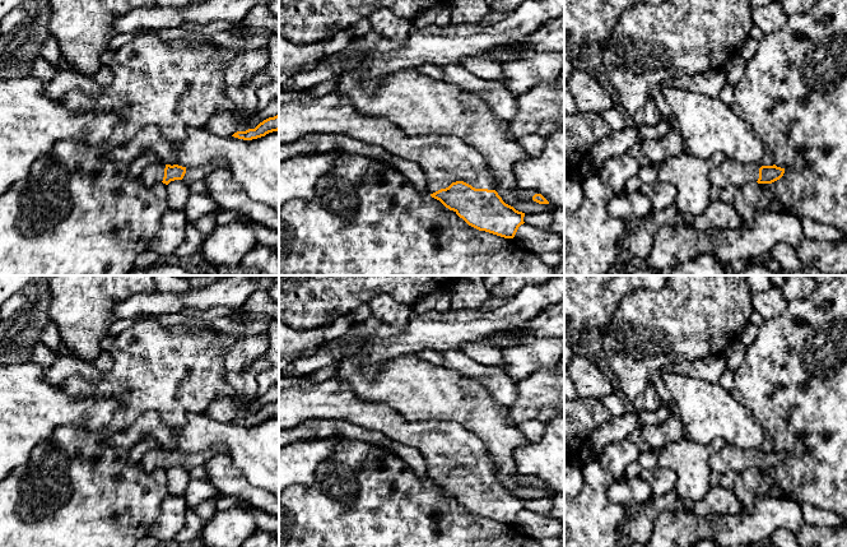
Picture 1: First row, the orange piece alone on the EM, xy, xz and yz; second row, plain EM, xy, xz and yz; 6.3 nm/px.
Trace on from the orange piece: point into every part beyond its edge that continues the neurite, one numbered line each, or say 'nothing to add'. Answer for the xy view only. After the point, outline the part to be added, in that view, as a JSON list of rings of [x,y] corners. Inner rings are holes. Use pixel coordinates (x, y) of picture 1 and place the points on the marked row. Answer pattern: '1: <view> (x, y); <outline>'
1: xy (153, 174); [[[164,163],[150,164],[144,170],[140,176],[140,180],[145,186],[150,187],[157,182],[163,181],[164,168]]]

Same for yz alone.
1: yz (729, 172); [[[725,158],[725,161],[712,170],[709,181],[712,186],[725,189],[732,185],[740,189],[748,182],[757,182],[759,179],[760,164],[741,164],[739,162]]]

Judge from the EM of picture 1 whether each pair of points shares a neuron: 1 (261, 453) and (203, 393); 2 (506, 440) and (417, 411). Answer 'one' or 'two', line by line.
1: two
2: one

